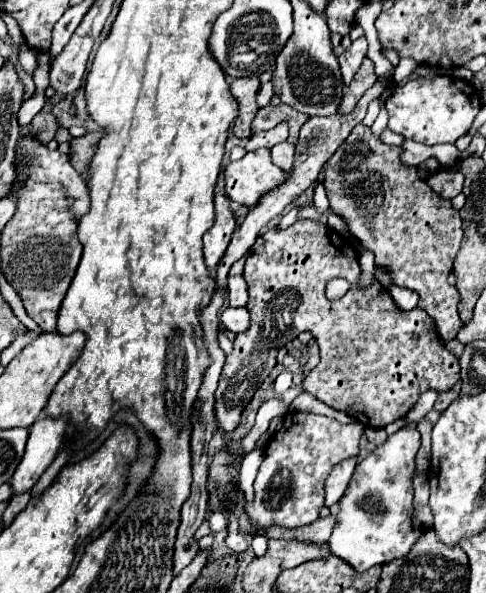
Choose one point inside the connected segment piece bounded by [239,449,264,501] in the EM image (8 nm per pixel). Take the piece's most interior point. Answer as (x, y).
(251, 462)

